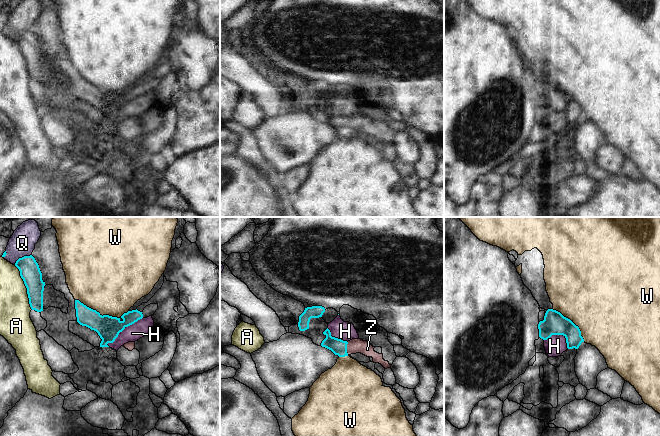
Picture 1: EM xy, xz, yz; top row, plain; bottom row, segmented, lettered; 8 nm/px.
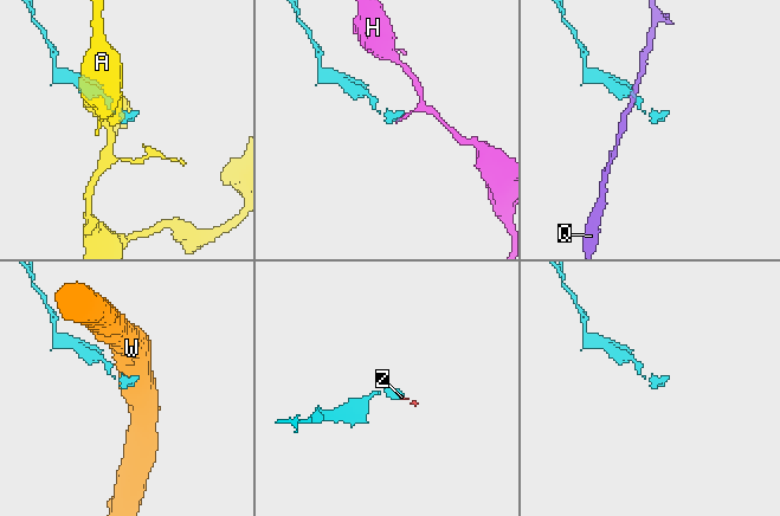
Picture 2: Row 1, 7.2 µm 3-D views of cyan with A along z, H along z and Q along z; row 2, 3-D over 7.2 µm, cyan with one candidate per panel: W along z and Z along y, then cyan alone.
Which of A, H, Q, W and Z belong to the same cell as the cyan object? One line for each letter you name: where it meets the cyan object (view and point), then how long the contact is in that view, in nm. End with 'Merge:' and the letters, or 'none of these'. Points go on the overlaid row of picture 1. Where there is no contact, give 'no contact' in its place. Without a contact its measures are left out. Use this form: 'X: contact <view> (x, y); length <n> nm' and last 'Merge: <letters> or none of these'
Z: contact xz (346, 348); length 100 nm
Merge: Z

